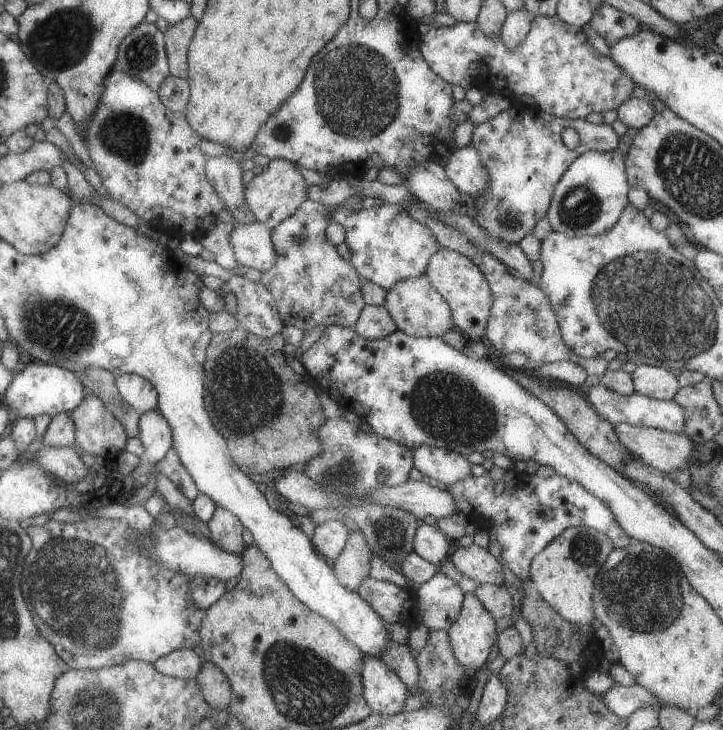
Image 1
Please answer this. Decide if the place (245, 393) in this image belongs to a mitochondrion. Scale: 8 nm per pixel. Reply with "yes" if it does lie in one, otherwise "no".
yes

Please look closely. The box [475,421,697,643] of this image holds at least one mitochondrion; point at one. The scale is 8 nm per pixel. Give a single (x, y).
(643, 593)

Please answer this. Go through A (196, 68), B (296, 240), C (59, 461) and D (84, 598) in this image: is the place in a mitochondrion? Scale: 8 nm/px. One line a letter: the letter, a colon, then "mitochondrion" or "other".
A: other
B: mitochondrion
C: other
D: mitochondrion

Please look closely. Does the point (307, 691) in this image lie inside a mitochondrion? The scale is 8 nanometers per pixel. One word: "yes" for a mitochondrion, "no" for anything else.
yes

